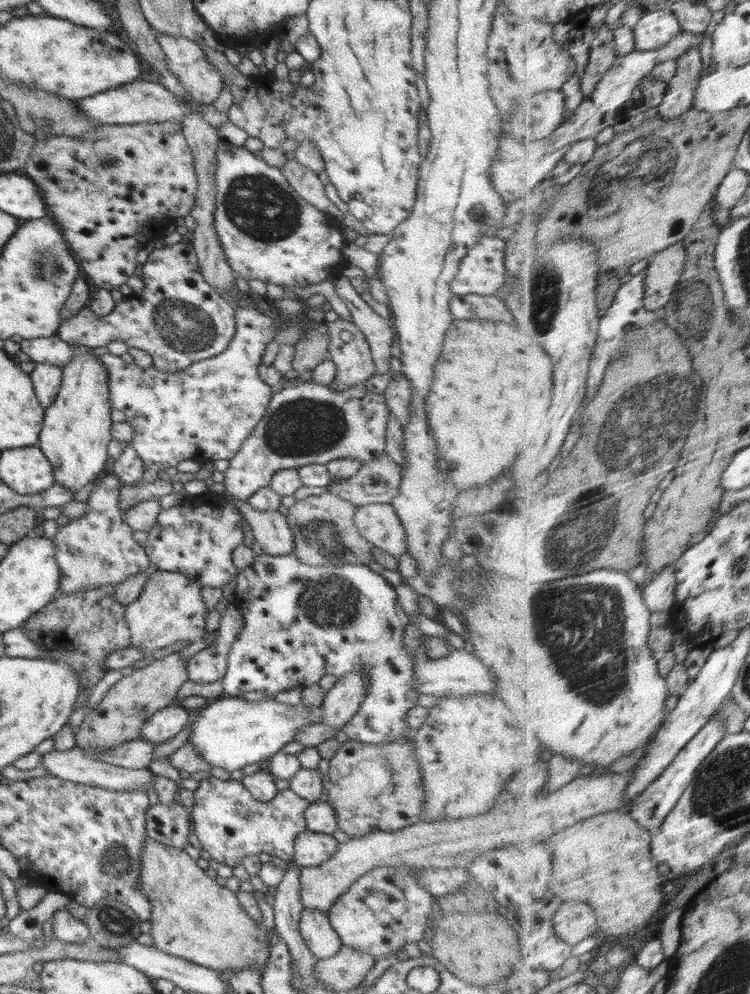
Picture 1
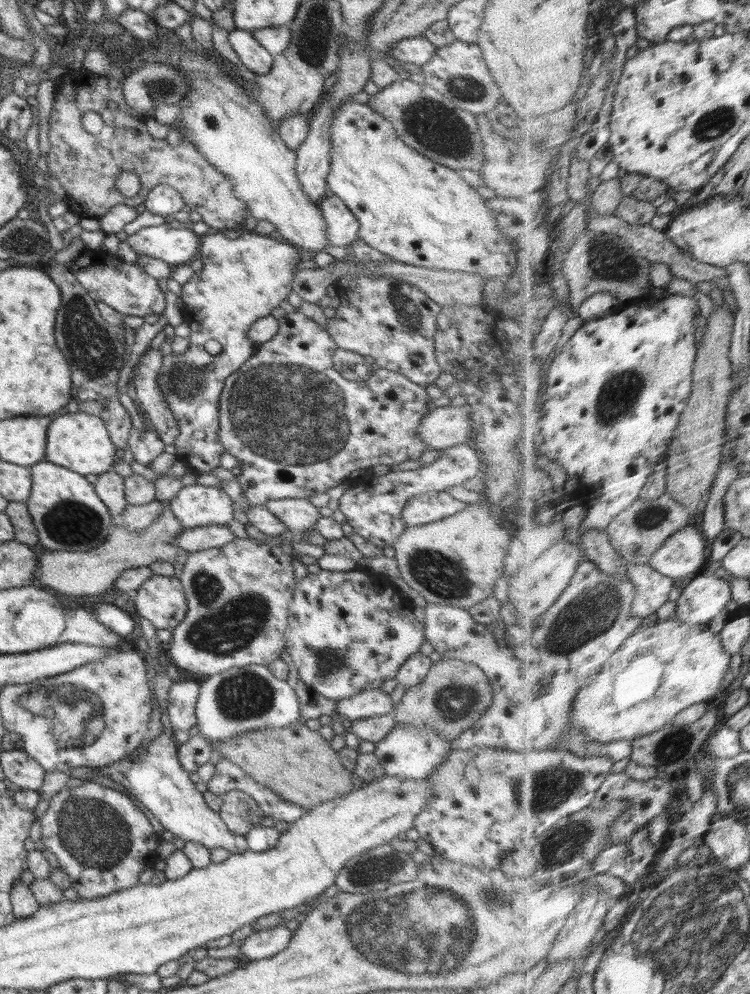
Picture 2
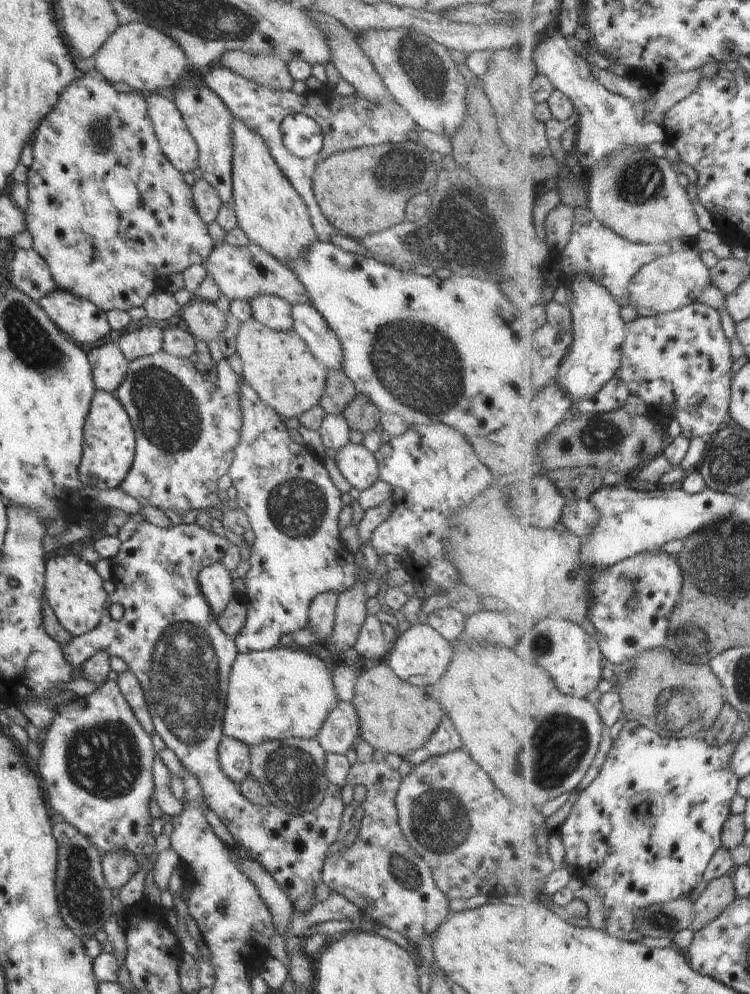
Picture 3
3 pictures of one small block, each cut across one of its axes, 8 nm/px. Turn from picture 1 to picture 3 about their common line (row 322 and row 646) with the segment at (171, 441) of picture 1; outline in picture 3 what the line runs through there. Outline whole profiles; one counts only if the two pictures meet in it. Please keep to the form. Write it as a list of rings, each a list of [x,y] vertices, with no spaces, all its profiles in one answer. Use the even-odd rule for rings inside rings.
[[[234,356],[226,359],[233,371],[241,378],[241,385],[243,386],[239,391],[241,402],[241,439],[238,446],[235,448],[233,454],[233,461],[229,468],[229,476],[232,479],[232,484],[237,490],[238,509],[243,510],[249,518],[251,529],[253,530],[255,539],[252,546],[249,548],[251,555],[249,560],[249,569],[244,576],[244,586],[246,586],[246,593],[241,596],[241,602],[245,606],[245,625],[242,630],[235,636],[235,645],[238,653],[247,653],[254,651],[265,651],[274,647],[280,646],[279,640],[282,634],[292,634],[297,630],[306,628],[309,623],[309,604],[322,593],[337,593],[340,596],[344,591],[347,591],[355,585],[359,580],[358,576],[361,572],[361,566],[357,561],[357,556],[350,552],[341,539],[340,527],[338,527],[338,514],[342,510],[342,493],[334,485],[330,479],[330,475],[324,467],[324,461],[318,455],[309,449],[306,445],[298,444],[292,440],[288,434],[285,421],[280,420],[279,414],[274,412],[261,398],[255,393],[255,390],[243,380],[241,376],[243,366],[240,358]]]

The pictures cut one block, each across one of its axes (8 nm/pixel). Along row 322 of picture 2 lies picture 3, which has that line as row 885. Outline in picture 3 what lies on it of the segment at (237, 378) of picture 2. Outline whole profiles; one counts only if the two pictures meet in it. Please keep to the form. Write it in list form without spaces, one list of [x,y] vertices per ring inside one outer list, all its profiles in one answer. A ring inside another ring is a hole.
[[[149,521],[138,523],[136,532],[129,540],[121,542],[118,554],[109,560],[112,569],[111,580],[116,590],[108,595],[106,614],[102,615],[94,630],[79,637],[72,637],[60,646],[63,658],[76,670],[98,651],[104,651],[110,657],[120,657],[126,662],[140,681],[155,732],[164,740],[166,747],[180,759],[184,770],[197,778],[207,807],[228,828],[234,837],[235,846],[245,848],[254,861],[264,866],[277,881],[279,889],[291,900],[294,912],[309,913],[313,906],[319,903],[314,897],[314,888],[322,882],[324,861],[331,860],[326,856],[326,852],[337,840],[340,832],[344,808],[341,799],[342,788],[330,784],[328,794],[315,811],[291,815],[272,803],[263,807],[252,804],[240,792],[237,784],[220,768],[217,750],[224,736],[222,719],[227,705],[226,692],[231,668],[238,652],[233,637],[220,630],[217,618],[200,590],[198,575],[204,567],[220,563],[229,546],[230,542],[226,537],[204,529],[197,523],[182,523],[167,529],[157,527]],[[112,604],[121,604],[124,609],[124,614],[119,620],[112,619],[108,614]]]

